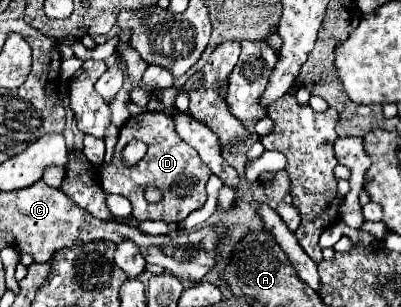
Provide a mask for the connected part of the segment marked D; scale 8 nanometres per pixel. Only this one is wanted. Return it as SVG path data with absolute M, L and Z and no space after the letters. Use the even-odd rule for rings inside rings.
M143 112L139 116L131 116L123 128L121 136L115 146L115 154L111 164L99 166L101 174L101 186L107 194L121 194L125 196L133 206L133 216L139 220L163 220L163 222L183 222L193 210L201 208L207 200L205 184L211 176L211 170L199 160L197 152L175 132L175 122L165 112ZM131 140L143 140L149 150L145 158L133 166L127 168L121 162L121 150ZM147 184L155 184L163 190L163 200L157 204L149 204L143 198L143 190Z

